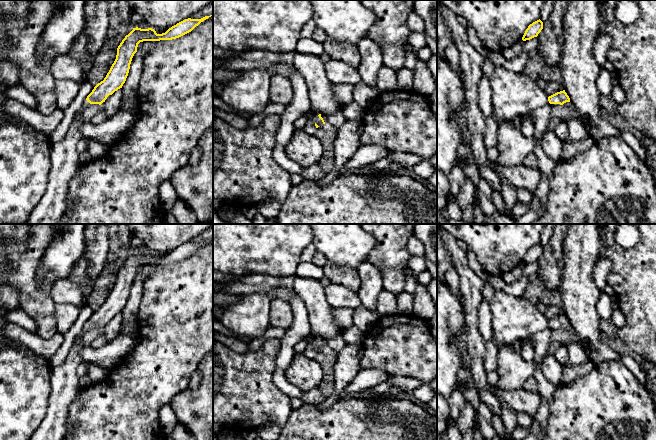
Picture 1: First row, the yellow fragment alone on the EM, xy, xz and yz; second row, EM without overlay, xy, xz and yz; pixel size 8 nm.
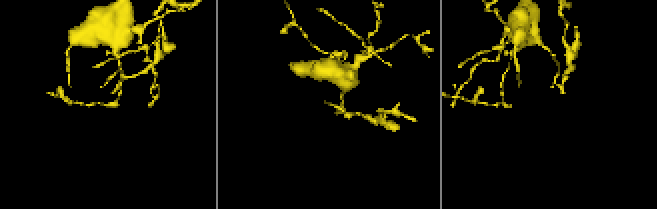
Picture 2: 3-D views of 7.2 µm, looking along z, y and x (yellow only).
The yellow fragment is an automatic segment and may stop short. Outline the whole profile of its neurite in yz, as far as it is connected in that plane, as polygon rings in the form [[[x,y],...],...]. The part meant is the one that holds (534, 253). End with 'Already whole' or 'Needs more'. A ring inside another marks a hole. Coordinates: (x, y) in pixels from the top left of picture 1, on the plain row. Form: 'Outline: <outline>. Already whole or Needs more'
Outline: [[[540,243],[533,246],[526,253],[526,255],[522,261],[522,264],[526,265],[526,264],[530,264],[534,261],[537,261],[542,253],[543,253],[543,246]]]. Already whole

